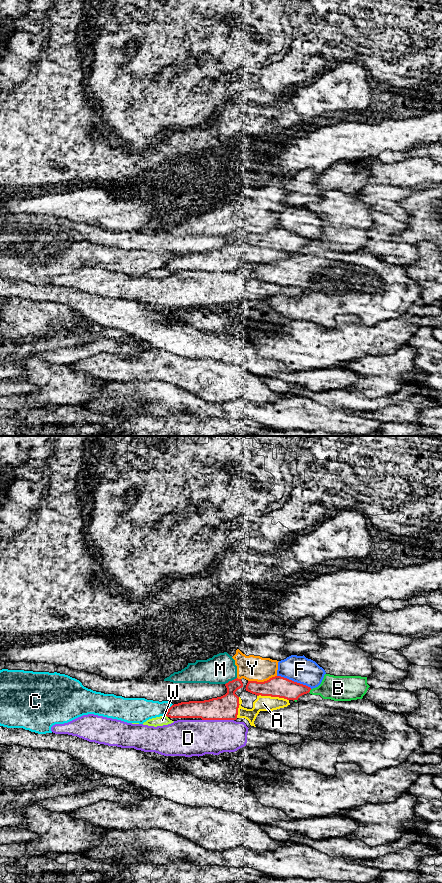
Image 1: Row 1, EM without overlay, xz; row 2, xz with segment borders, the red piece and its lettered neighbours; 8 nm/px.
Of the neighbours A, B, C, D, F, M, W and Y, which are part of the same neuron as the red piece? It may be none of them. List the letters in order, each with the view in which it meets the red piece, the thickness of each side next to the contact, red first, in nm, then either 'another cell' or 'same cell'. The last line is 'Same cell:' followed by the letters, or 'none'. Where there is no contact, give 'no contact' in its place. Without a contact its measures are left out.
A: xz | 170/130 nm | same cell
B: xz | 170/200 nm | another cell
C: xz | 140/200 nm | another cell
D: xz | 190/280 nm | another cell
F: xz | 170/220 nm | another cell
M: xz | 190/240 nm | another cell
W: no contact | another cell
Y: xz | 170/200 nm | another cell
Same cell: A

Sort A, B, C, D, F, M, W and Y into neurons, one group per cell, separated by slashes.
A / B W / C / D / F / M Y

